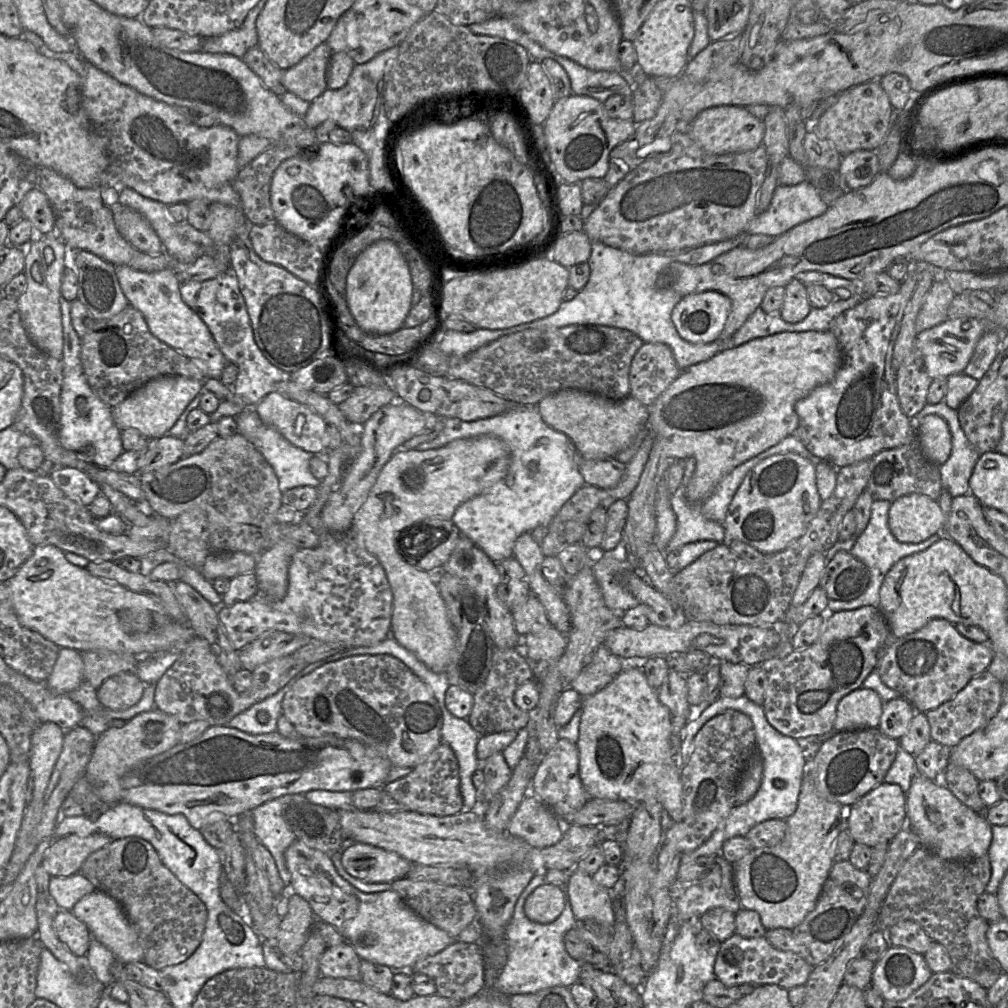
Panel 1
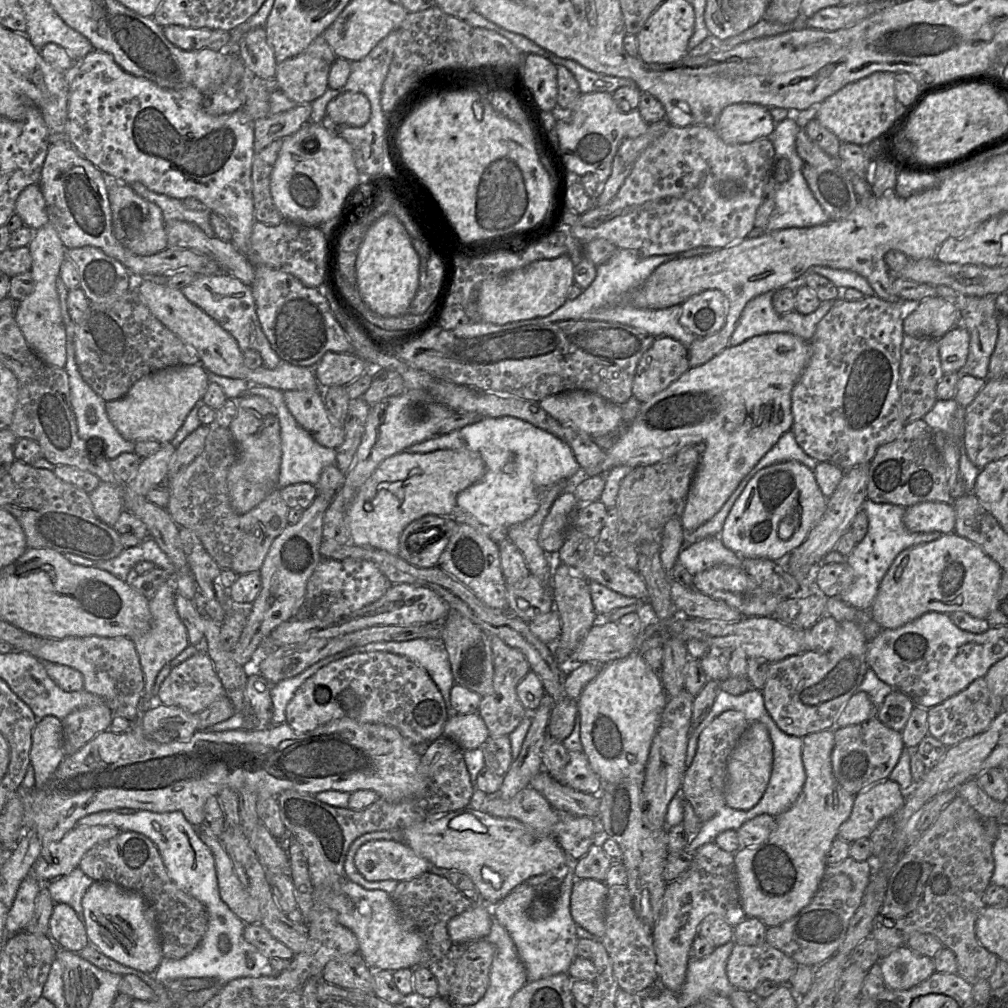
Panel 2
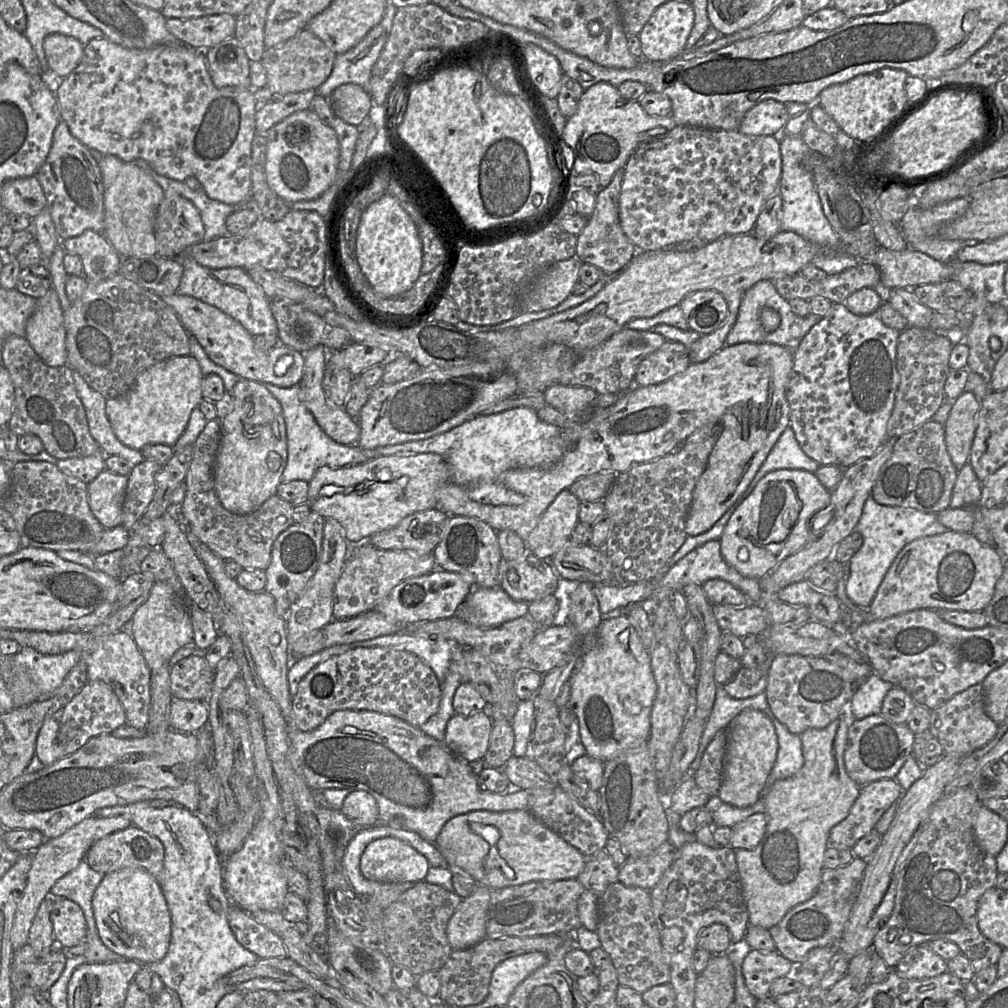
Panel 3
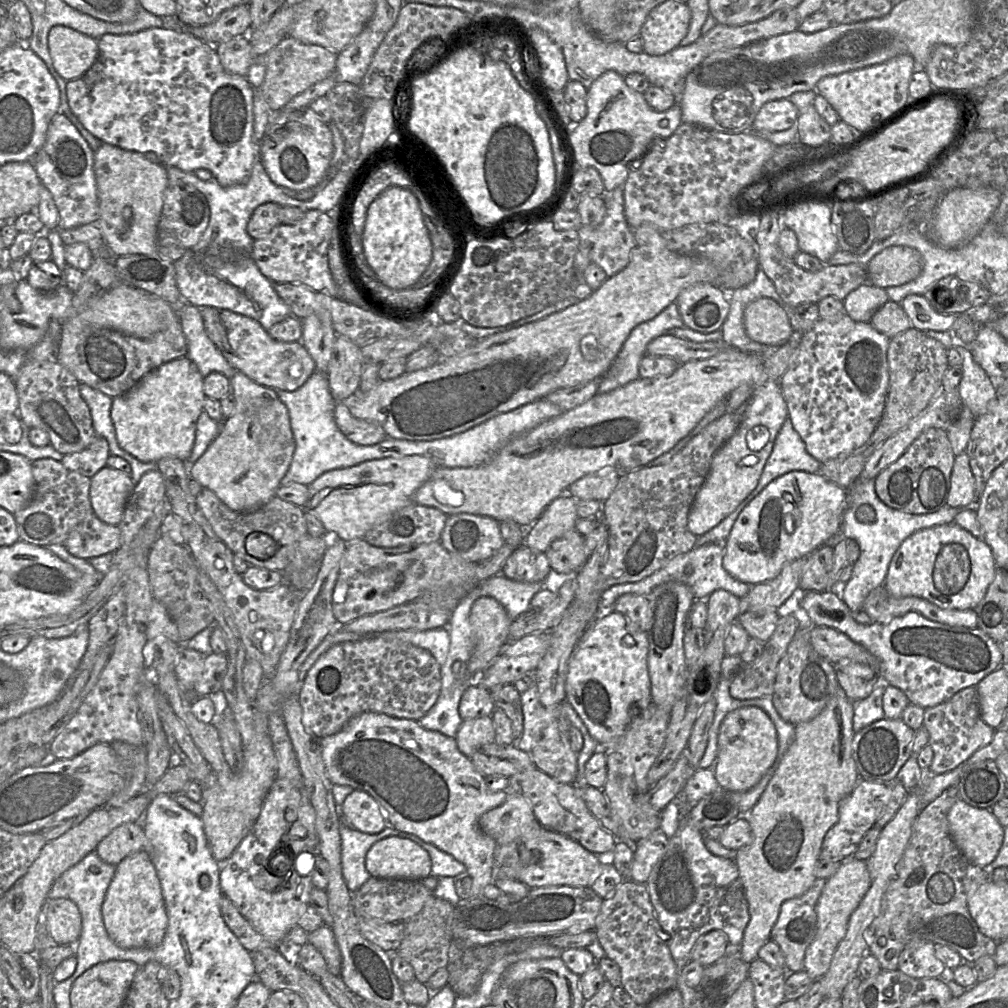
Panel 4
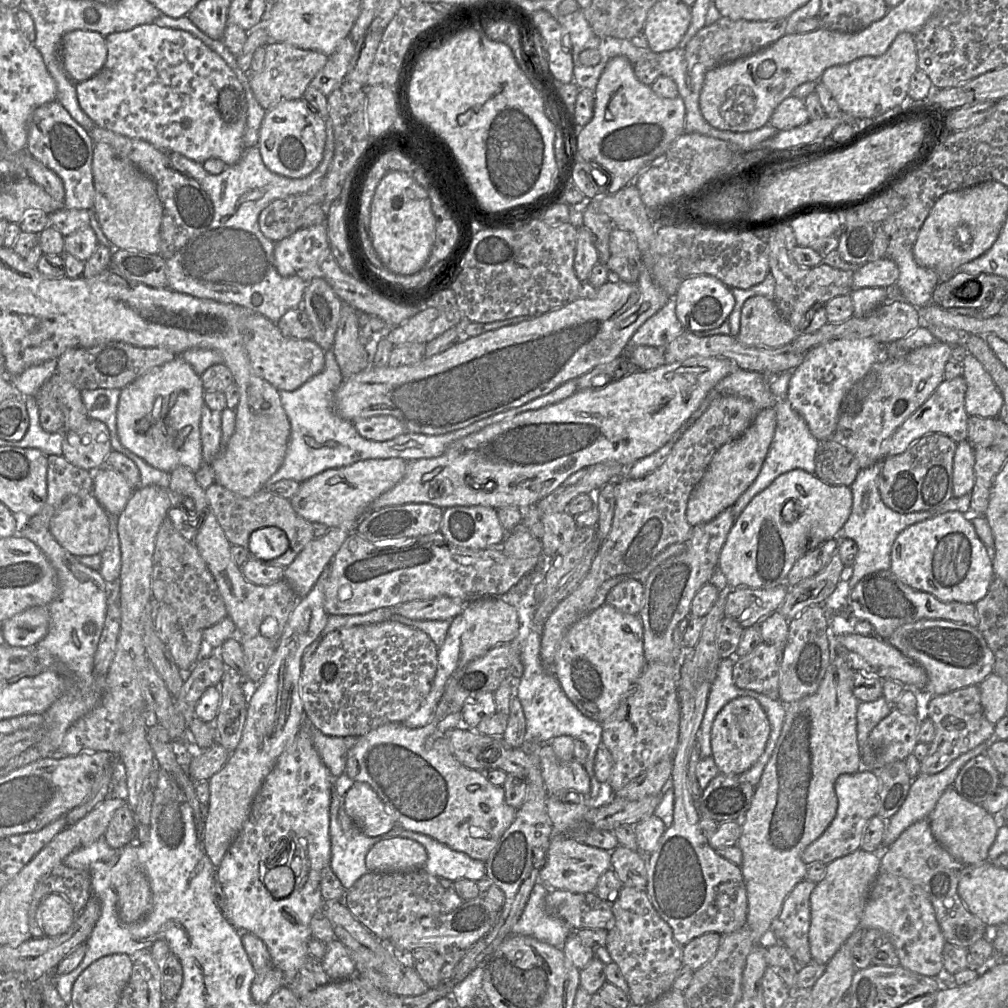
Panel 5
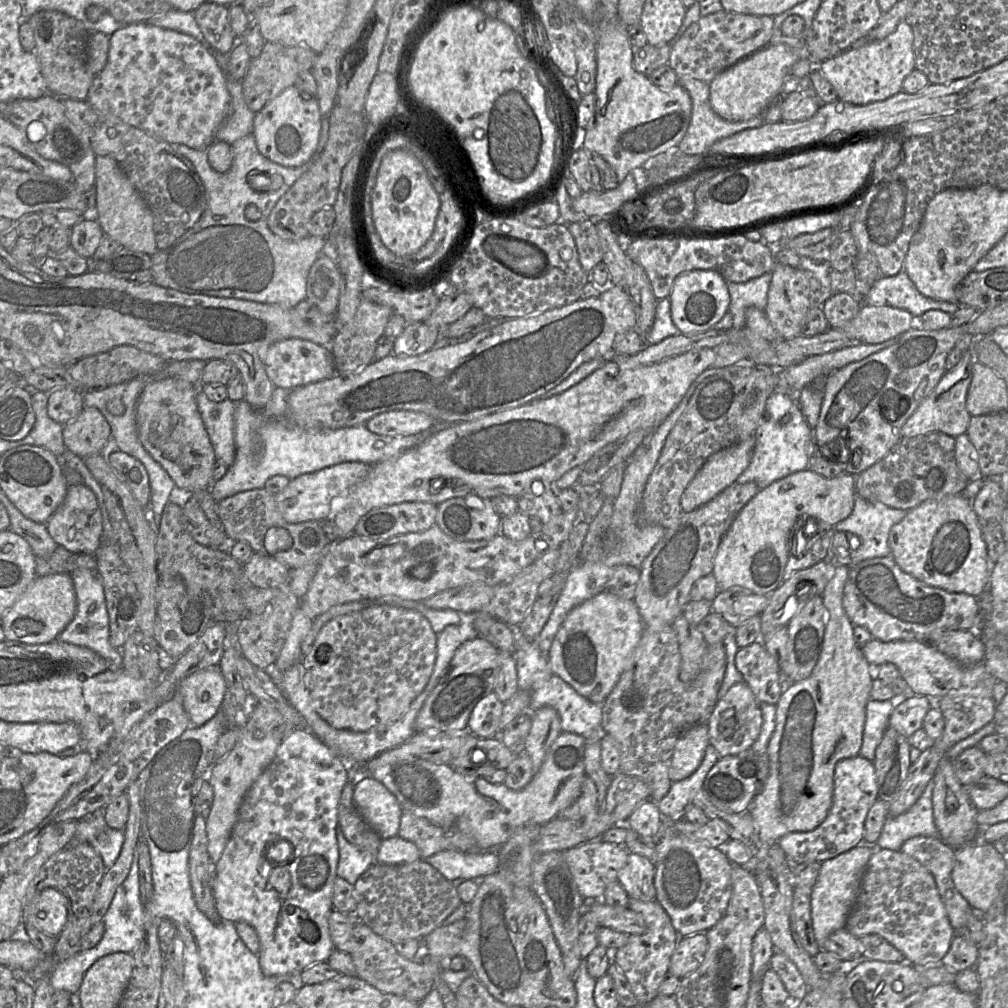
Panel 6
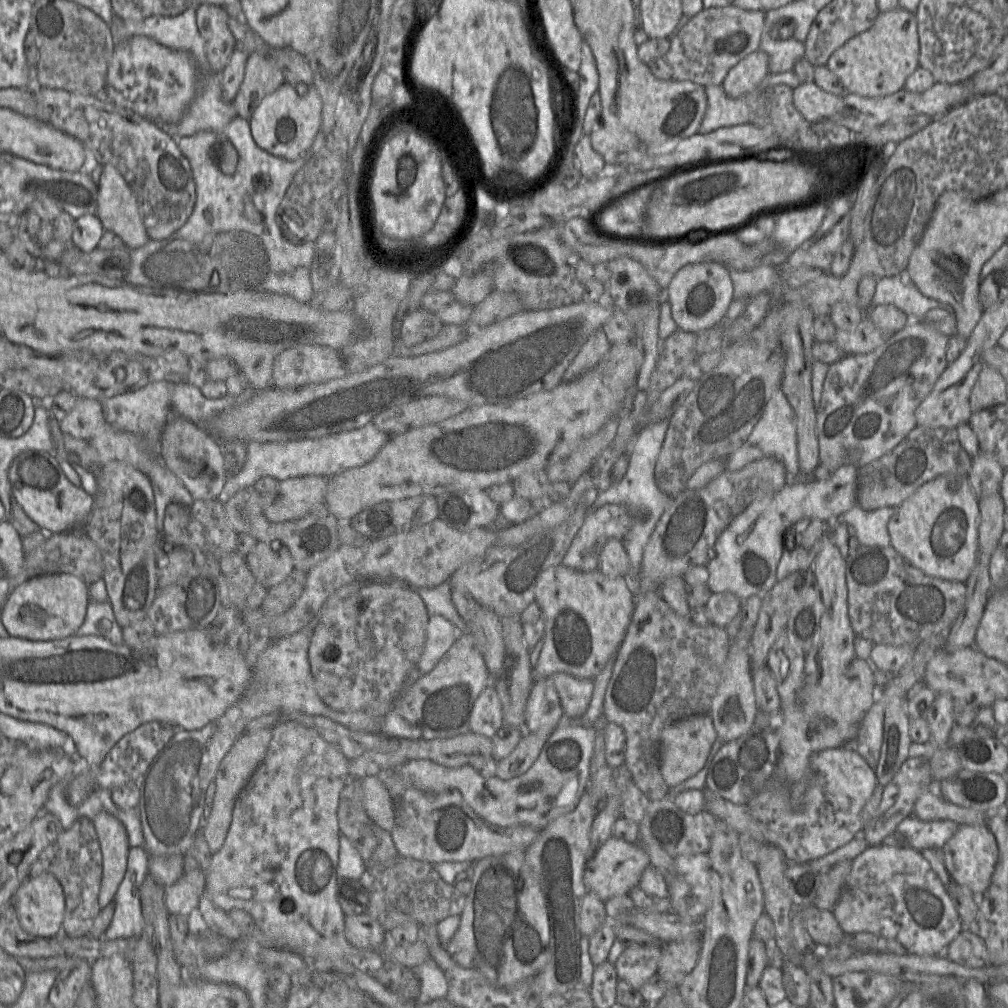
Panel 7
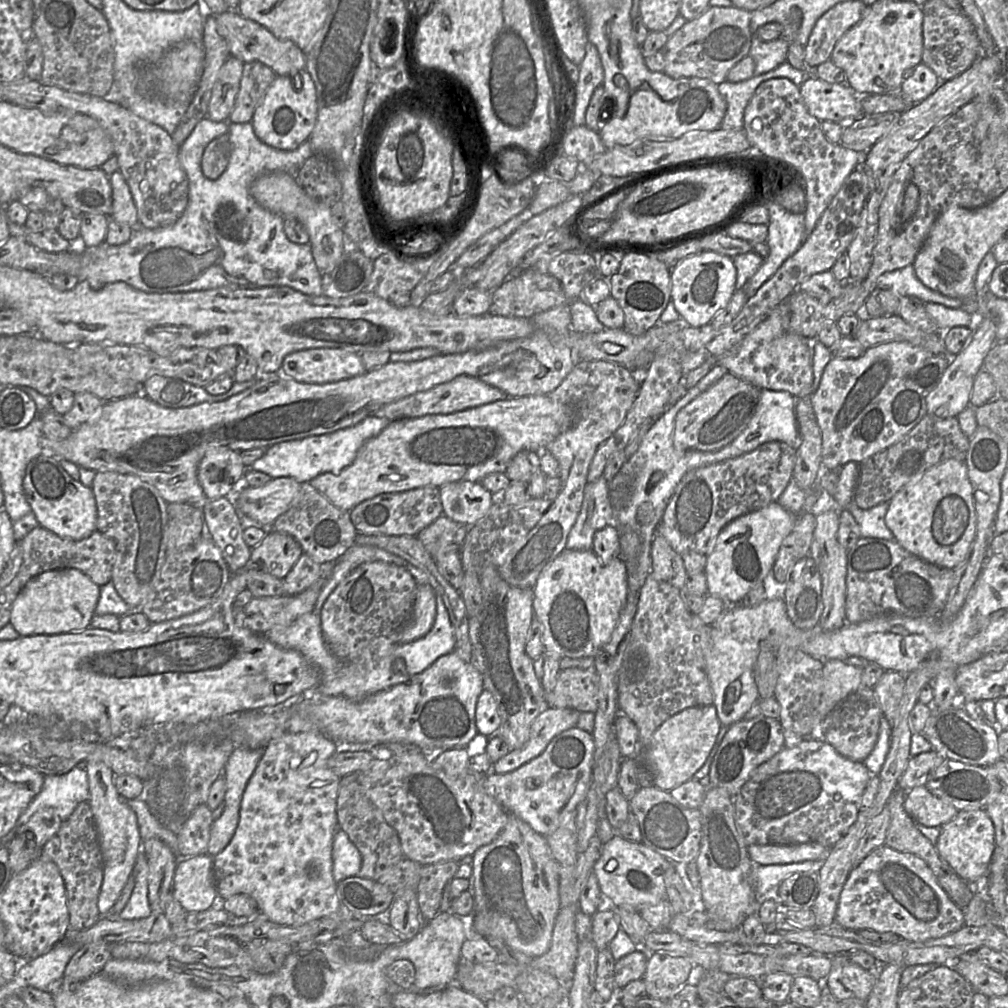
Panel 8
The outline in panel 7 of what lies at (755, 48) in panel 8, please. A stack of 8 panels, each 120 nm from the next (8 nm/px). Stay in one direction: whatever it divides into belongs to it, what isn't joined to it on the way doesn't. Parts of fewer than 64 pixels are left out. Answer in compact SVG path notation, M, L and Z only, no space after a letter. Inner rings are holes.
M766 29L765 32L762 32L760 50L768 55L770 74L793 71L795 63L805 57L804 43L794 38L775 40L771 37L770 29Z

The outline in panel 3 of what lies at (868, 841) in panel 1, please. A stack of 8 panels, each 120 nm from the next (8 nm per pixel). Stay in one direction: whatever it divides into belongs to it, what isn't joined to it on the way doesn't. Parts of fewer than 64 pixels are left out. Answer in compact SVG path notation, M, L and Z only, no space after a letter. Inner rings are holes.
M880 779L861 786L859 797L853 804L848 816L834 826L828 837L828 847L837 849L852 849L863 837L875 830L875 826L882 815L899 801L904 790L895 779Z

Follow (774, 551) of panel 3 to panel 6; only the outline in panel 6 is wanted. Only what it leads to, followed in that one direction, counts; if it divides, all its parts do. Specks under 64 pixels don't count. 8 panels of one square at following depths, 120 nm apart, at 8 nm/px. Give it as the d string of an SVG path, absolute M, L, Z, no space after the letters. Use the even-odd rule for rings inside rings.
M808 468L760 489L739 512L719 544L712 571L718 591L743 587L762 595L773 592L783 582L789 548L797 538L794 535L798 532L805 539L804 550L811 536L807 535L810 520L835 526L846 519L854 508L855 484L856 477L850 473L828 479Z

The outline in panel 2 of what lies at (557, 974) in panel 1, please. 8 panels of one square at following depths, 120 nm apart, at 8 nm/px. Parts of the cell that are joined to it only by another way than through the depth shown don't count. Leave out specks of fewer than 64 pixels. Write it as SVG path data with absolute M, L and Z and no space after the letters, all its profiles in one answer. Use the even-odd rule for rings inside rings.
M572 861L566 866L566 874L557 891L554 910L545 919L534 921L528 917L527 908L536 896L536 890L526 882L517 885L505 898L492 907L493 917L507 931L517 949L519 958L524 964L528 982L559 973L567 973L577 956L577 924L572 918L570 909L570 898L574 883Z

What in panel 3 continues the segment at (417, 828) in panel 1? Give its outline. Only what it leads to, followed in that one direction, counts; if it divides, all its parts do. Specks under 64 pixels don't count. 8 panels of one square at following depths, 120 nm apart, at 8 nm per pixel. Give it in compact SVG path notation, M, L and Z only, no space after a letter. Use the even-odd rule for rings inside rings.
M529 810L470 811L452 817L434 845L448 868L465 872L491 890L532 881L576 879L587 857L539 821Z

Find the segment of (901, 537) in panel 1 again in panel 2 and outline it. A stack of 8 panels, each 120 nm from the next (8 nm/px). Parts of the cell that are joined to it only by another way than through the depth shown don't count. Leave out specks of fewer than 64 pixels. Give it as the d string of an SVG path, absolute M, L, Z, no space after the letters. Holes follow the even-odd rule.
M921 502L905 508L903 523L914 533L953 533L955 511L951 503Z

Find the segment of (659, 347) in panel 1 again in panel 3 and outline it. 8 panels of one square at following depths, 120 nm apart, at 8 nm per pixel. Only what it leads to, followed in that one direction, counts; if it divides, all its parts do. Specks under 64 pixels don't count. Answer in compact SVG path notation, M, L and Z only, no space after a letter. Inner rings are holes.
M667 340L640 363L634 382L638 387L658 385L684 372L690 364L688 348Z

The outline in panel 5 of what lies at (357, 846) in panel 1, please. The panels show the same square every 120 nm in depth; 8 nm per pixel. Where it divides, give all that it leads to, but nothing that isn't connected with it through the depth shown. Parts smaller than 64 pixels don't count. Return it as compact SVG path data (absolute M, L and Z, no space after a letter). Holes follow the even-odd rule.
M392 837L375 843L366 855L366 867L371 872L400 872L424 868L425 848L404 837Z

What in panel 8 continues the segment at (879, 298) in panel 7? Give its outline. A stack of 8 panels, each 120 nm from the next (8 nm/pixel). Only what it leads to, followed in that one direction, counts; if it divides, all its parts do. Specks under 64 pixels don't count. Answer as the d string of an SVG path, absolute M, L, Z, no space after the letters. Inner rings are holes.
M913 265L888 271L877 279L877 290L888 289L898 296L915 296L924 303L937 303L949 308L963 307L965 302L933 291L925 286L916 276Z

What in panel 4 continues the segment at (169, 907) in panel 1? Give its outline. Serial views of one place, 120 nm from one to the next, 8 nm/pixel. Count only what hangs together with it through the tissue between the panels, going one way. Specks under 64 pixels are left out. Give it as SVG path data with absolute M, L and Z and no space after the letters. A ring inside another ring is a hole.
M136 822L116 827L95 849L102 861L115 866L128 855L142 850L150 854L151 845L141 824Z

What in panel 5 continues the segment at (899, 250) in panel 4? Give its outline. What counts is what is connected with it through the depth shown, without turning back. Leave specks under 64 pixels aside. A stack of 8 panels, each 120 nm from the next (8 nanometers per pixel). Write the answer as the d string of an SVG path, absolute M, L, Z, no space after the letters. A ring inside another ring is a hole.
M888 257L867 261L853 274L853 290L867 287L893 288L899 277L899 268Z

